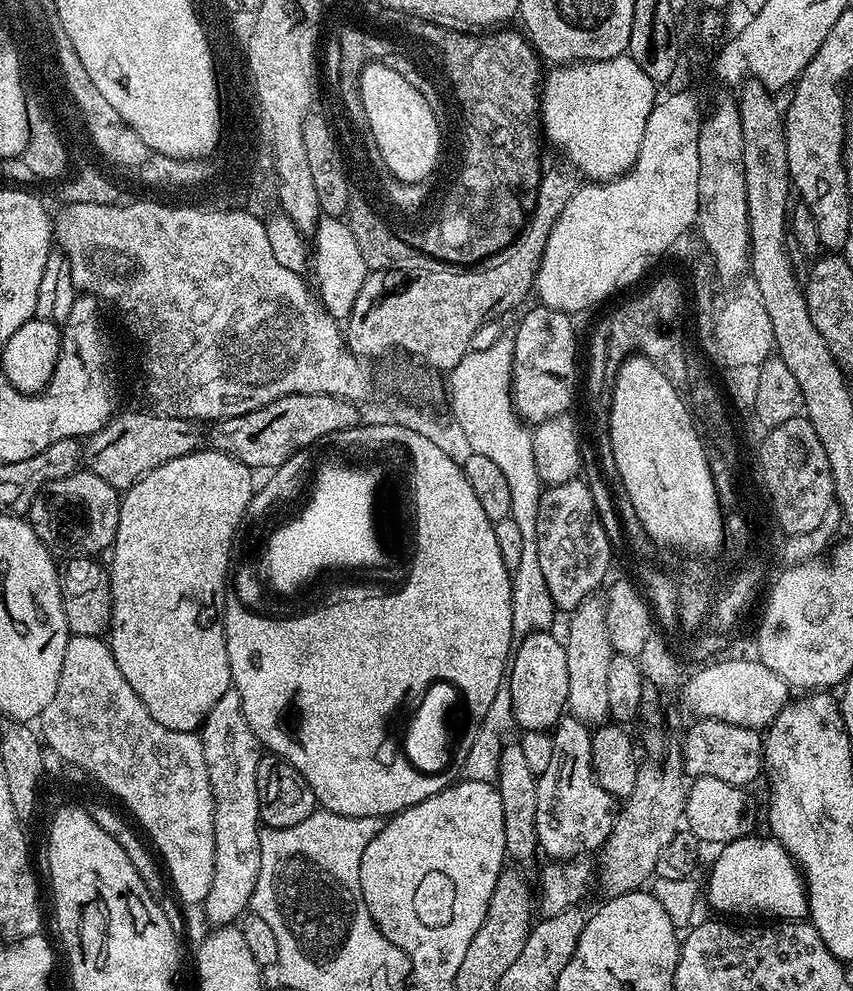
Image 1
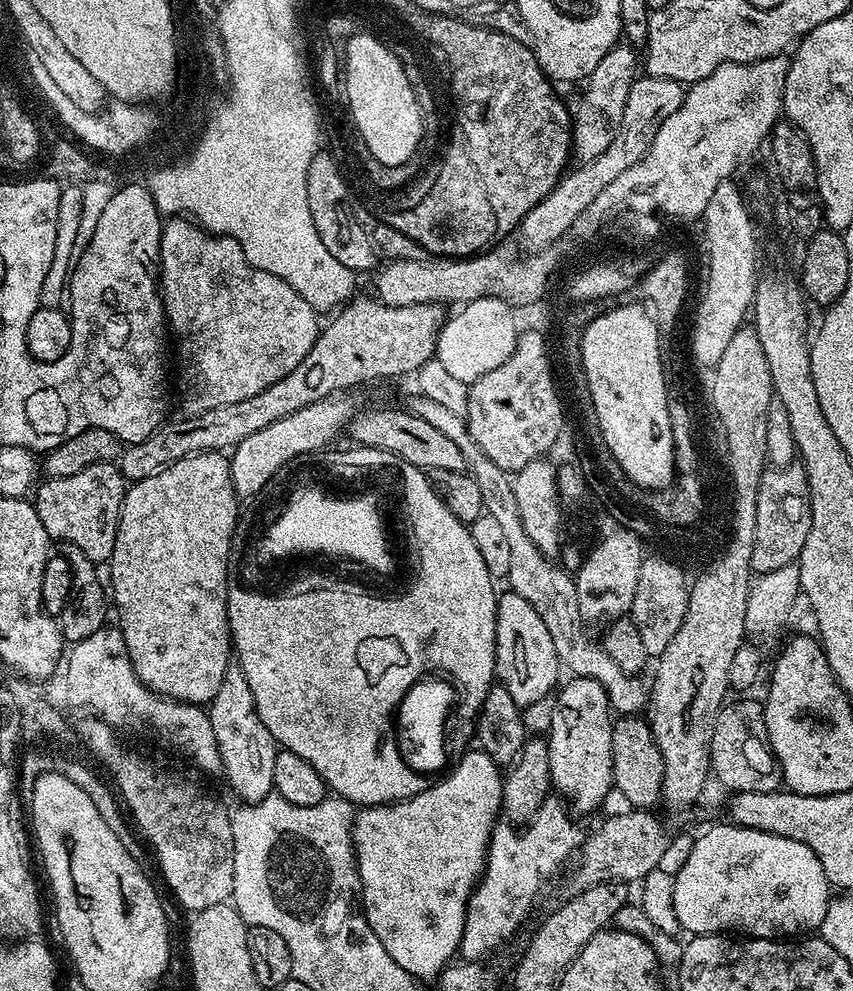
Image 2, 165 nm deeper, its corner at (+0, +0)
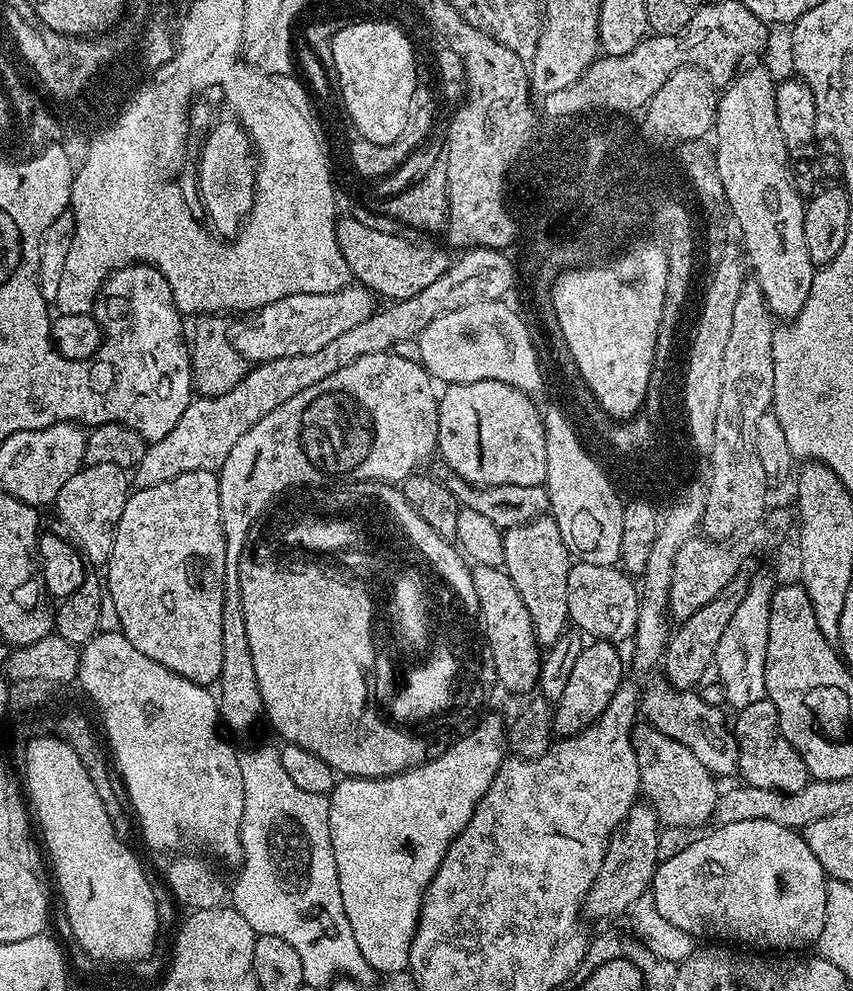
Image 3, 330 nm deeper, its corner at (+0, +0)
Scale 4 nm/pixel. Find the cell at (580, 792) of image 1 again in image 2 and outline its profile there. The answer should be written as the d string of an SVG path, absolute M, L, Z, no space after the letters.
M572 676L569 681L564 689L561 687L555 693L554 726L547 732L546 739L550 750L552 787L567 801L571 811L579 814L594 811L607 798L608 791L613 791L614 712L608 703L608 695L602 682L581 676Z

